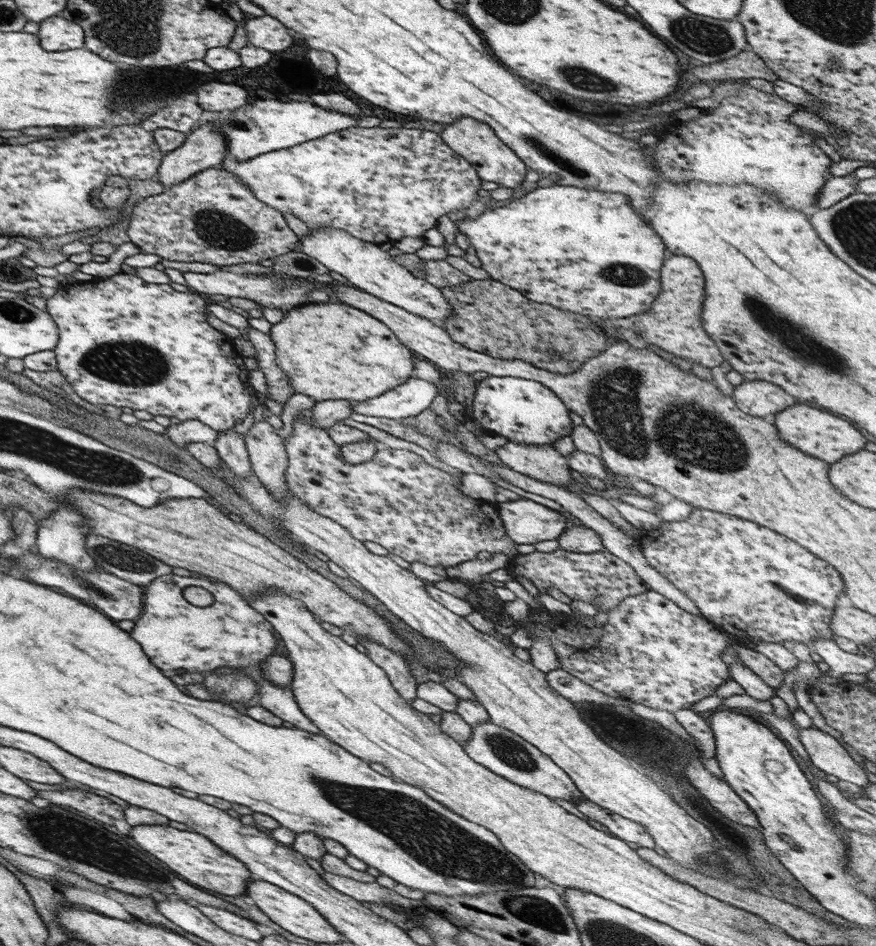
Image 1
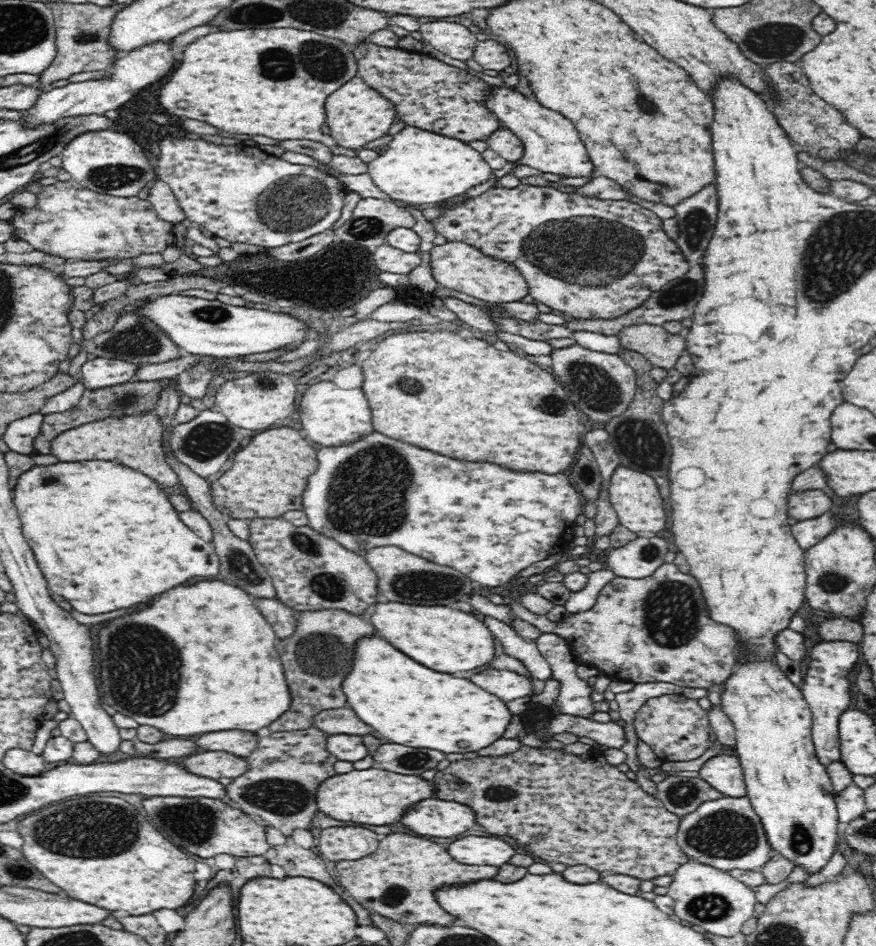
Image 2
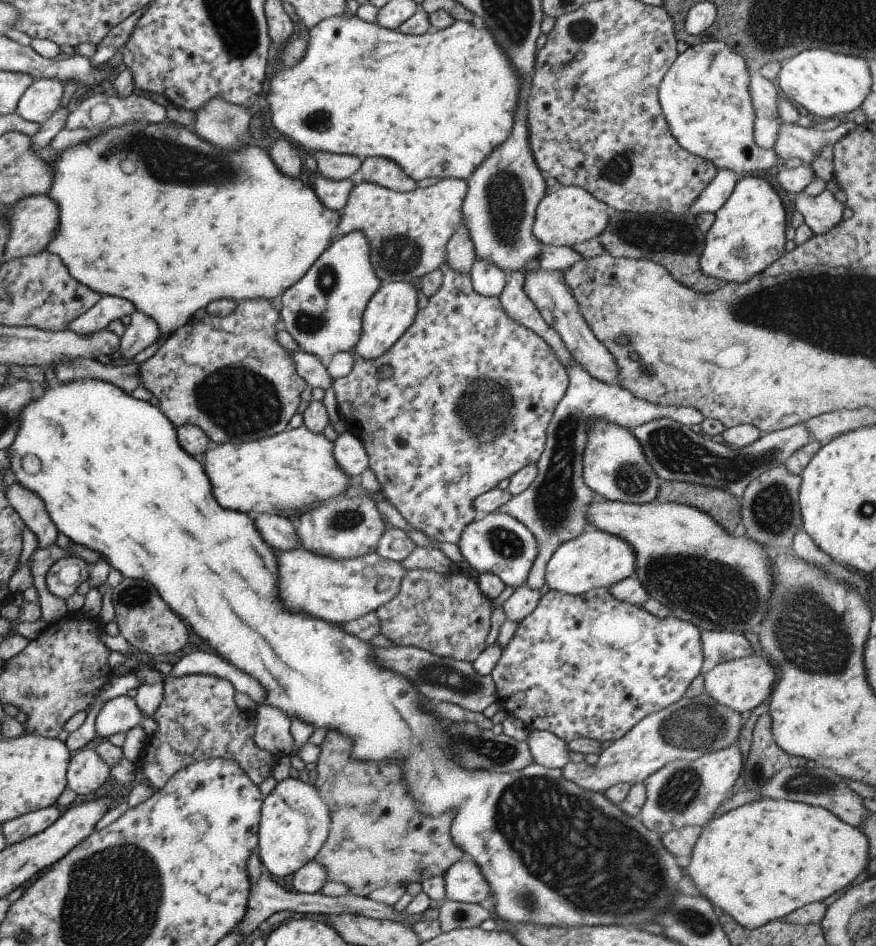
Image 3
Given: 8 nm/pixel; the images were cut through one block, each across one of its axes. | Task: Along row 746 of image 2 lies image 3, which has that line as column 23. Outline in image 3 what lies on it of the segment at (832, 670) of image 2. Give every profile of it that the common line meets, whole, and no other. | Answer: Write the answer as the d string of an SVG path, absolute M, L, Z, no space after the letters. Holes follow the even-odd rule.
M51 805L2 822L1 830L6 844L10 845L40 833L48 826L51 826L58 819L58 815L60 815L58 808Z

